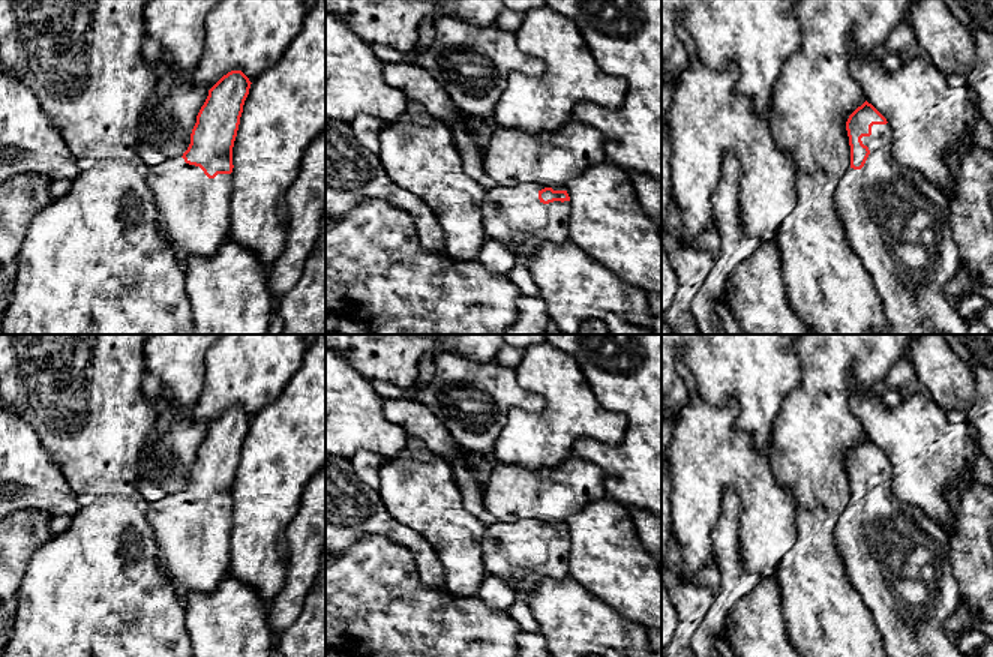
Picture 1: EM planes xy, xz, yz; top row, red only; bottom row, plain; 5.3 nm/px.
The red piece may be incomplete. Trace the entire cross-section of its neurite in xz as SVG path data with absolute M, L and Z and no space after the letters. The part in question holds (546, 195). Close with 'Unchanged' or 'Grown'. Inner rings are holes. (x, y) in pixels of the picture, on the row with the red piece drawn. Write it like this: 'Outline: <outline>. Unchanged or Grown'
Outline: M524 183L486 192L480 207L486 240L496 240L528 262L543 242L568 242L570 196L566 188Z. Grown

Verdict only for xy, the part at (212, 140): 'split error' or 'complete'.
split error

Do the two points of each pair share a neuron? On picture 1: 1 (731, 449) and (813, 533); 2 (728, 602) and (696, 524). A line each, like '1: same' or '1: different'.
1: different
2: different

